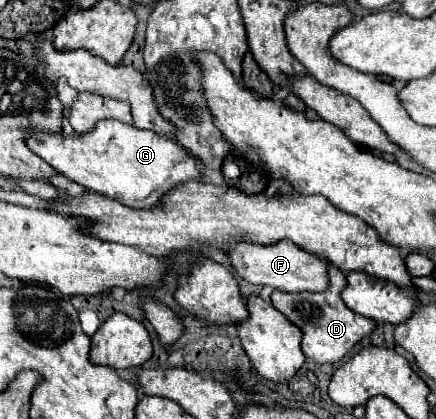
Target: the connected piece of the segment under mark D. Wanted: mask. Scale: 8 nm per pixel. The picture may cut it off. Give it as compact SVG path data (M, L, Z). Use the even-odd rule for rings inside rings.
M330 267L328 275L330 275L330 287L322 293L284 293L284 291L272 293L272 305L304 333L302 351L308 359L316 363L340 361L360 339L370 335L376 327L372 319L356 315L344 305L340 293L346 285L346 275L336 267Z

